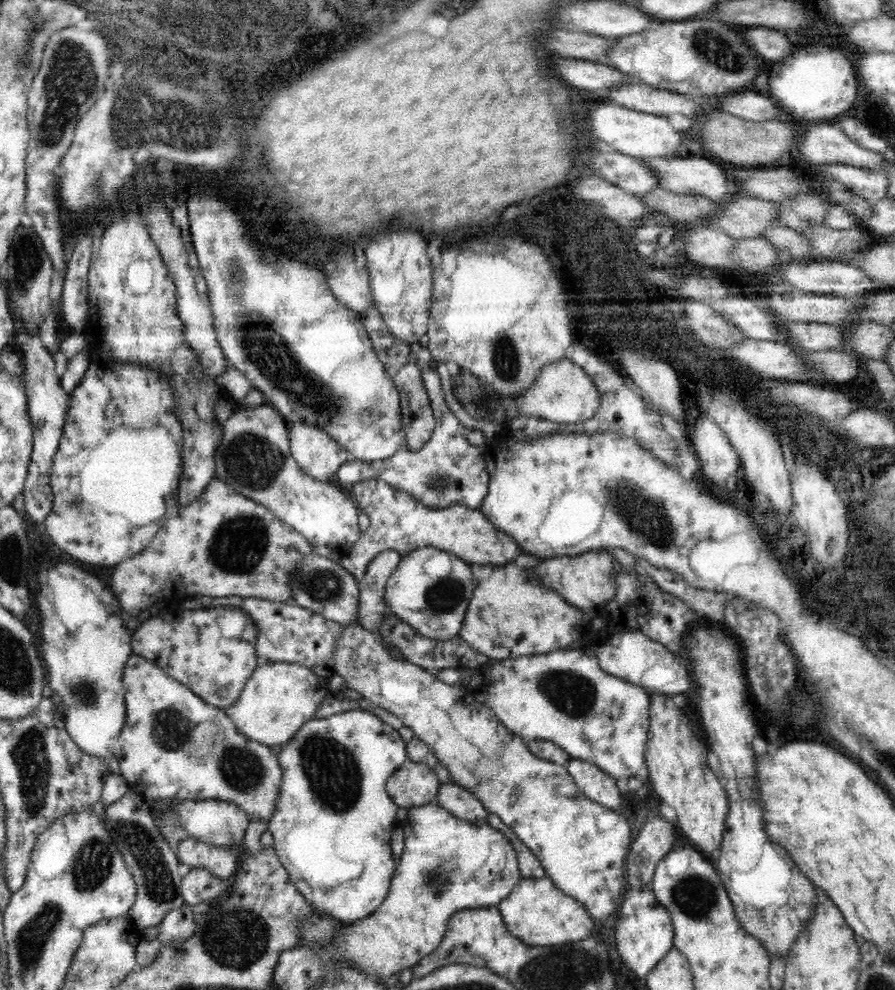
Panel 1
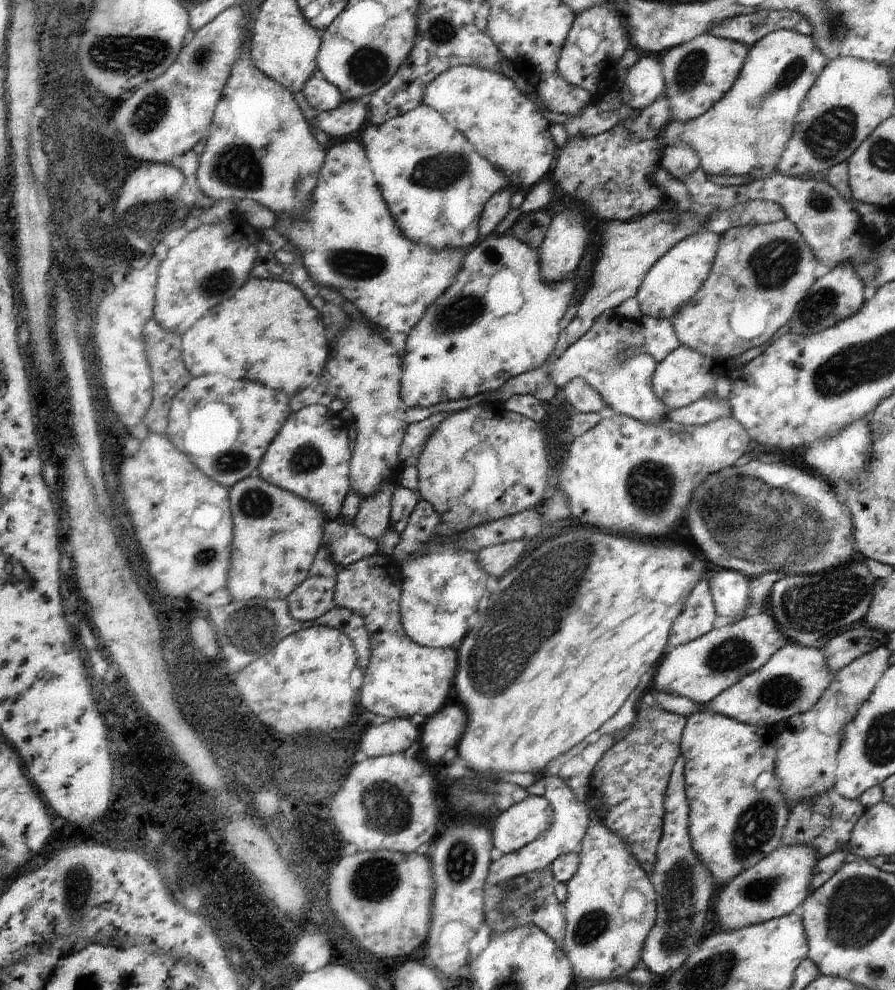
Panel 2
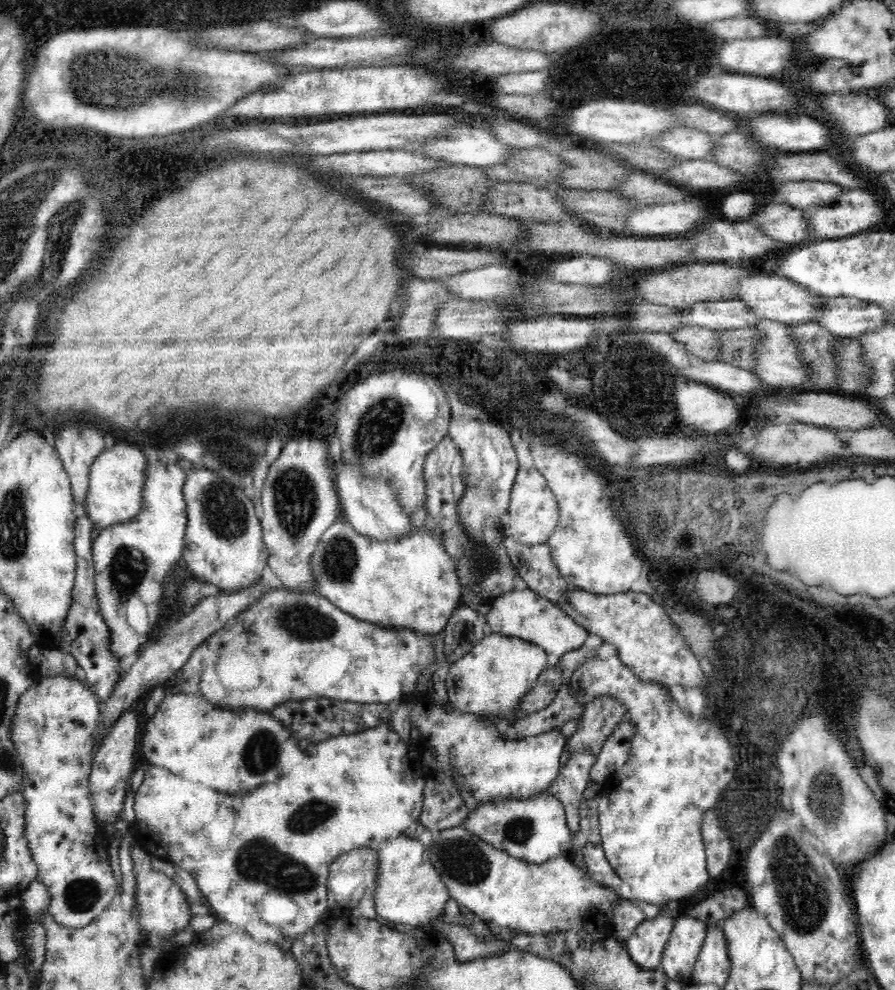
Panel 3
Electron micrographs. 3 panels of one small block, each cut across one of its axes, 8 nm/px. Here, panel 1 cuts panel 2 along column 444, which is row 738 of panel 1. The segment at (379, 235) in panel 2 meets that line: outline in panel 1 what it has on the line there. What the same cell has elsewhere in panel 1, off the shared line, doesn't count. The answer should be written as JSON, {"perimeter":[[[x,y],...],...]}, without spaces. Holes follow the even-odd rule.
{"perimeter":[[[270,661],[256,667],[238,700],[225,714],[250,740],[275,749],[286,744],[305,722],[314,719],[316,708],[330,691],[327,684],[328,679],[319,677],[306,666]]]}

